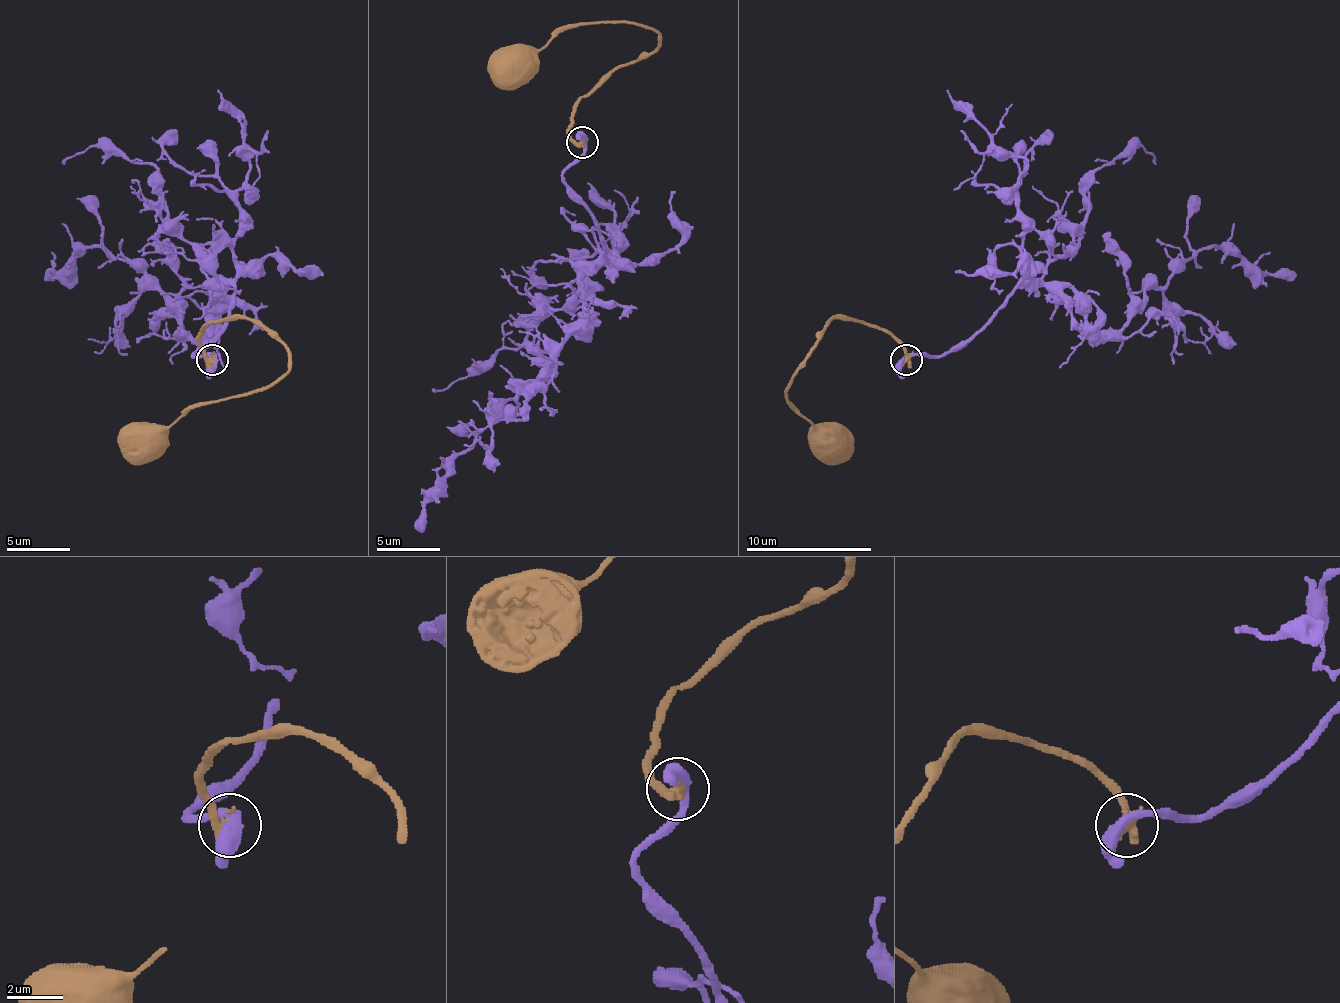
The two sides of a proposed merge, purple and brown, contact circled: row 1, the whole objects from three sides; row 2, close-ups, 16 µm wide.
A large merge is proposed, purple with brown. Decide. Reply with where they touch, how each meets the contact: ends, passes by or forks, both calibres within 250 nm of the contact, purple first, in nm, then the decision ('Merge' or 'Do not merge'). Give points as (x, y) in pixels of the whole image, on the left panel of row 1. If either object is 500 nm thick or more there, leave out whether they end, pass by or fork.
Place: (212, 359). At the ring purple passes by. At the ring brown ends. Thickness 440 nm (purple) against 440 nm. Merge

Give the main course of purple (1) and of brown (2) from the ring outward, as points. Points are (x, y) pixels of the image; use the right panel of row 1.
1: (905, 359), (956, 352), (1025, 286), (1067, 286), (1086, 324), (1105, 340), (1152, 286), (1206, 248), (1297, 277)
2: (905, 359), (899, 346), (861, 321), (836, 318), (826, 327), (785, 387), (792, 403), (814, 425), (836, 435)

